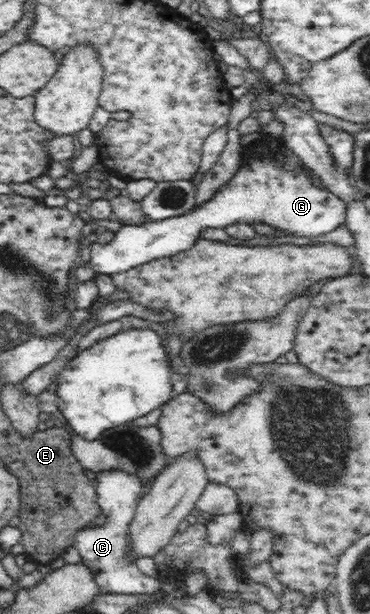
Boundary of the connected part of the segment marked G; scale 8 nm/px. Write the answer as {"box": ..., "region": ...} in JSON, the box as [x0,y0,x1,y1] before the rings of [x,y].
{"box":[89,136,346,276],"region":[[[266,136],[263,144],[242,146],[239,168],[211,198],[201,201],[185,214],[165,220],[149,220],[142,225],[121,223],[107,243],[89,245],[90,265],[96,275],[111,276],[158,258],[173,256],[195,246],[207,228],[227,228],[233,224],[265,224],[282,234],[317,238],[333,232],[346,221],[346,206],[327,187],[315,184],[313,173],[298,155],[286,146],[285,139]]]}

